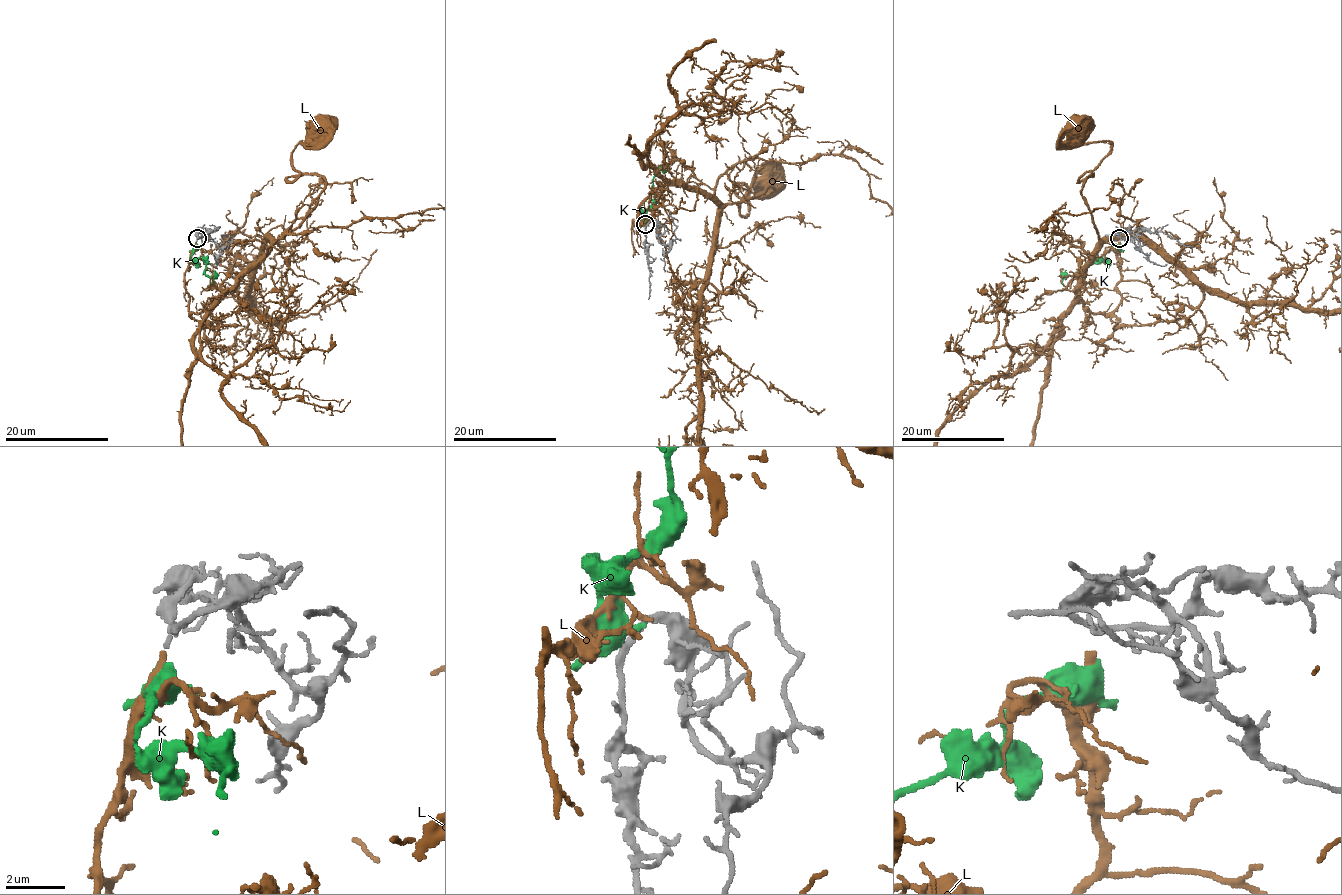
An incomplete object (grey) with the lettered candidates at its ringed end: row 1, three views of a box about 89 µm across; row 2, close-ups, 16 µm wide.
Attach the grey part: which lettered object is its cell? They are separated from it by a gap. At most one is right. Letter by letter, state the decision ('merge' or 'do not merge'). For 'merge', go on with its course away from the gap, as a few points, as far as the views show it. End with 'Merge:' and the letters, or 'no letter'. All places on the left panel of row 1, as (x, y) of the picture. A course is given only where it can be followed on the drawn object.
K: do not merge
L: merge; it runs (196, 241), (190, 313), (222, 298), (315, 205), (321, 177), (286, 178), (298, 176), (294, 147), (321, 128)
Merge: L

